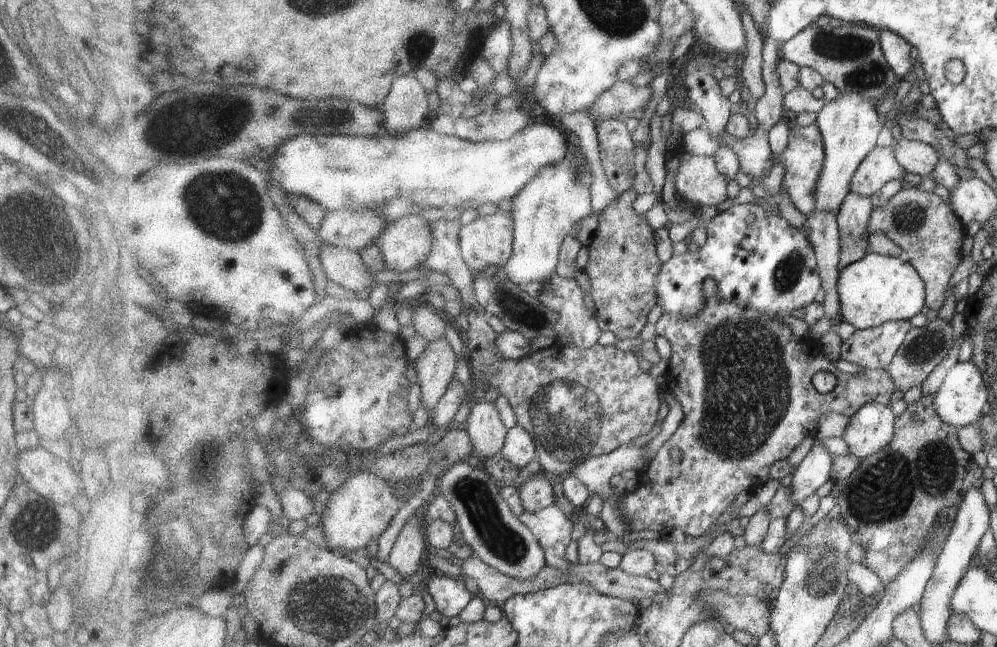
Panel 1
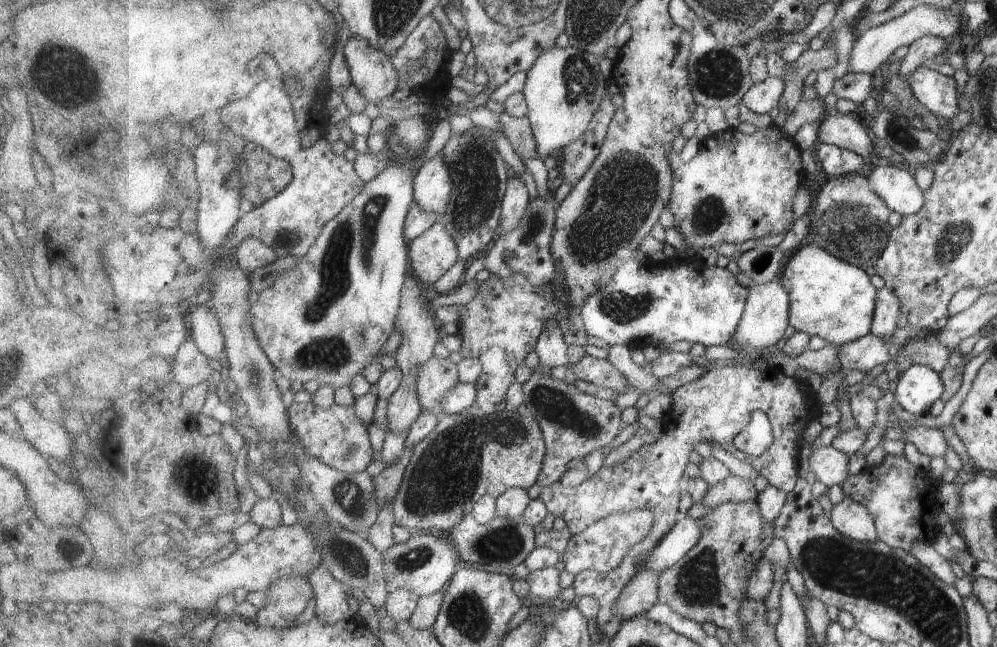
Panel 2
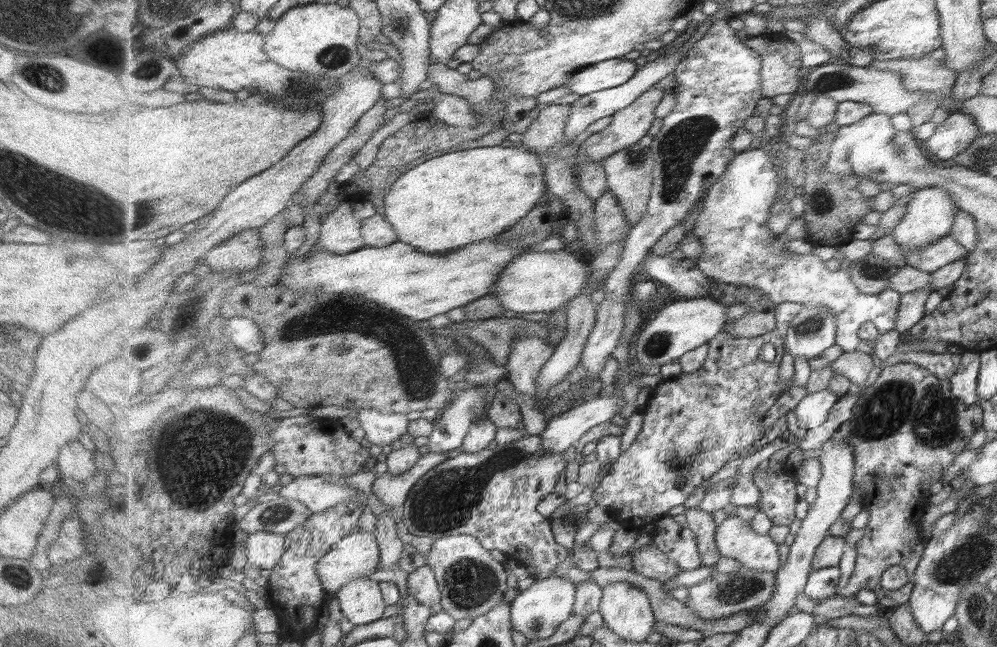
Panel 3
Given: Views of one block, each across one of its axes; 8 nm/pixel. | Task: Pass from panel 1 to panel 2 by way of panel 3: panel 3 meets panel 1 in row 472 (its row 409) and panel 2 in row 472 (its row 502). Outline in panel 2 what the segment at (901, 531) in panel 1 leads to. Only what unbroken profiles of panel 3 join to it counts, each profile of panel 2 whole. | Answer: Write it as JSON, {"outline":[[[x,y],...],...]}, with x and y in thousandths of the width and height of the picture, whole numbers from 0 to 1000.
{"outline":[[[891,702],[884,717],[870,720],[864,733],[852,734],[842,751],[848,765],[867,779],[875,791],[882,835],[896,847],[913,853],[916,839],[921,835],[933,838],[942,822],[942,815],[938,811],[942,784],[939,773],[940,753],[936,754],[937,740],[930,723],[914,717],[908,703]]]}

